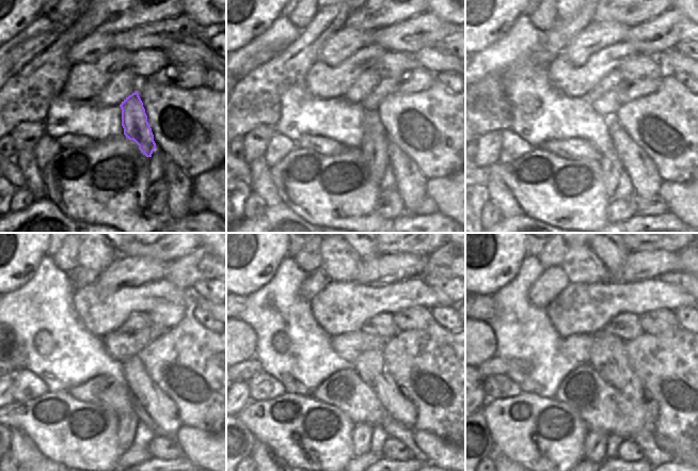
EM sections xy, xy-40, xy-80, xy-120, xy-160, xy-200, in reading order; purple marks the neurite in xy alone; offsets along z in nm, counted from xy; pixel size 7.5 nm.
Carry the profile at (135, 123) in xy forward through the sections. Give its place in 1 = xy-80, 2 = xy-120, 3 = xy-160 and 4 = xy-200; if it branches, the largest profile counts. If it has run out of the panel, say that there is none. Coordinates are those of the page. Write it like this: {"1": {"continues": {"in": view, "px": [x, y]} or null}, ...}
{"1": {"continues": {"in": "xy-80", "px": [611, 176]}}, "2": {"continues": {"in": "xy-120", "px": [128, 422]}}, "3": {"continues": {"in": "xy-160", "px": [362, 434]}}, "4": {"continues": {"in": "xy-200", "px": [595, 446]}}}

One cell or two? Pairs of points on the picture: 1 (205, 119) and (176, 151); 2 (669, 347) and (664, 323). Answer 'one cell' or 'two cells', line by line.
1: one cell
2: two cells

